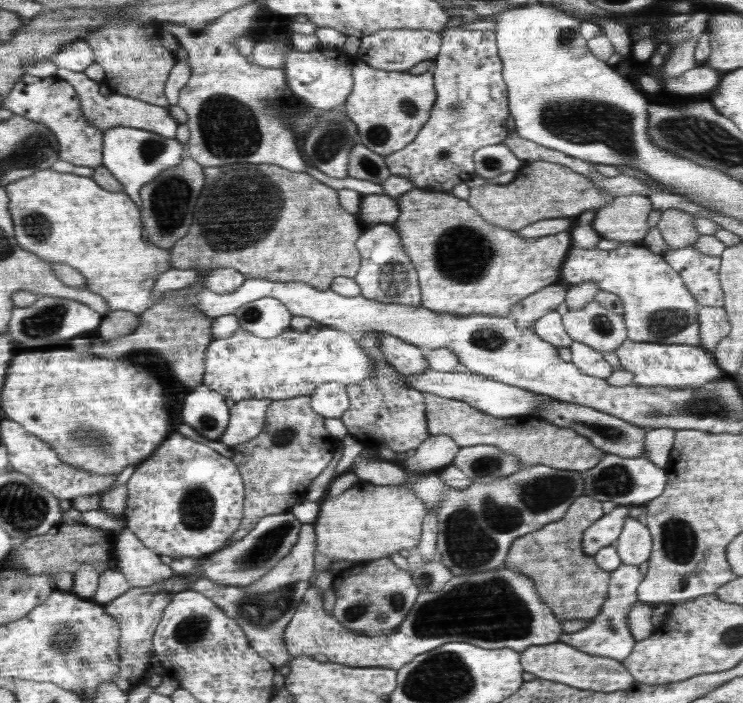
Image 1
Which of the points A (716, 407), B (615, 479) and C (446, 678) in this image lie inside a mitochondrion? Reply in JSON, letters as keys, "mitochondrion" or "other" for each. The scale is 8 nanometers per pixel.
{"A":"mitochondrion","B":"mitochondrion","C":"mitochondrion"}

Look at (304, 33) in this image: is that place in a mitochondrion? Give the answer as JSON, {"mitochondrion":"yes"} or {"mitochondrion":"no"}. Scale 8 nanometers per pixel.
{"mitochondrion":"no"}

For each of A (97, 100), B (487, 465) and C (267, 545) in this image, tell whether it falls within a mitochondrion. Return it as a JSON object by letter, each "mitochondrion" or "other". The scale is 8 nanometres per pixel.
{"A":"other","B":"mitochondrion","C":"mitochondrion"}

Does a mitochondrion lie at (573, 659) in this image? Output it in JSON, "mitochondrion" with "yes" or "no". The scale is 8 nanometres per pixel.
{"mitochondrion":"yes"}

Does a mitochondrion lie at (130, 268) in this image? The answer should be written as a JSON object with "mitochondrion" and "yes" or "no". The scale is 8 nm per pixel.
{"mitochondrion":"no"}

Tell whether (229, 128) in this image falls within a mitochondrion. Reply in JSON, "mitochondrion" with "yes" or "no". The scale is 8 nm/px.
{"mitochondrion":"yes"}

